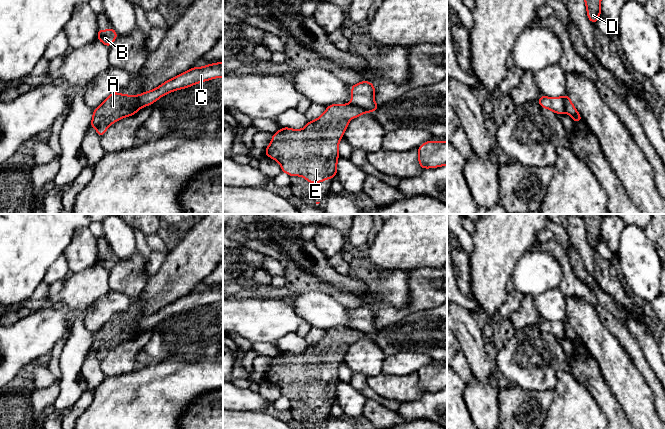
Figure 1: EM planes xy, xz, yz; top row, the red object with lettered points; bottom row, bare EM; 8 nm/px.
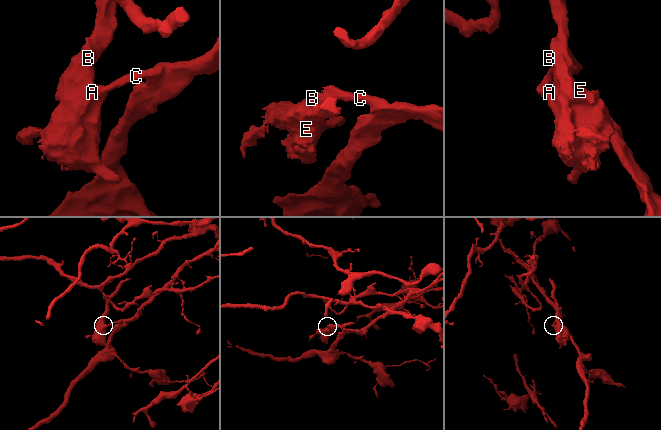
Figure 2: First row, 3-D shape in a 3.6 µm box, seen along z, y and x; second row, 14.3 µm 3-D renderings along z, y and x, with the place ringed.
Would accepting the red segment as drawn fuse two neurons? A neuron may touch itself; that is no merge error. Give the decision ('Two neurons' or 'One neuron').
Two neurons

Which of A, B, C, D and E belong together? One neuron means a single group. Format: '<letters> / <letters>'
A B D E / C

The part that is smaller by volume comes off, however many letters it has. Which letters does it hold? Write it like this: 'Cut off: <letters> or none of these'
Cut off: A, B, D, E

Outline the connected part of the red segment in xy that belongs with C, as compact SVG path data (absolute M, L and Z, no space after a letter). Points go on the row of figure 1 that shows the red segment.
M217 62L217 63L213 63L213 64L210 64L210 65L202 66L202 67L200 67L200 68L193 67L193 68L189 69L188 71L186 71L186 72L184 72L184 73L181 73L181 74L177 75L176 77L172 78L172 79L167 80L166 82L164 82L163 84L161 84L161 85L158 86L157 88L155 88L155 89L153 89L153 90L151 90L151 91L143 92L142 94L140 94L140 95L138 96L138 109L135 111L135 113L137 113L137 111L138 111L139 109L141 109L141 108L143 108L143 107L145 107L145 106L147 106L147 105L153 104L155 101L157 101L159 98L161 98L161 97L164 96L165 94L168 94L168 93L173 92L173 91L175 91L175 90L179 90L179 89L184 89L184 88L190 87L190 86L195 85L195 84L197 84L197 83L201 83L201 82L204 82L204 81L207 81L207 80L211 80L211 79L214 79L214 78L220 78L220 77L223 77L223 63Z

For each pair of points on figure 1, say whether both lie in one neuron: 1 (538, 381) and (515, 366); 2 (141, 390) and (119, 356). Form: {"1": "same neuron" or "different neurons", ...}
{"1": "same neuron", "2": "different neurons"}

